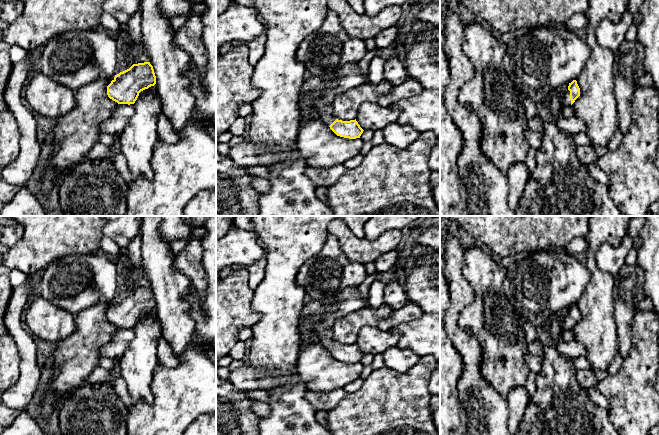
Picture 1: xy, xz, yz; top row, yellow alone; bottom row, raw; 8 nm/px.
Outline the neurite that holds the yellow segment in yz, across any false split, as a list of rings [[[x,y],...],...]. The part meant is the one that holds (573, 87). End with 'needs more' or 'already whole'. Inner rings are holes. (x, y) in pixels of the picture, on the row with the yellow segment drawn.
[[[576,80],[569,83],[568,90],[564,93],[563,97],[556,96],[550,103],[549,109],[552,113],[557,112],[566,106],[572,105],[575,100],[580,96],[580,88]]]; needs more

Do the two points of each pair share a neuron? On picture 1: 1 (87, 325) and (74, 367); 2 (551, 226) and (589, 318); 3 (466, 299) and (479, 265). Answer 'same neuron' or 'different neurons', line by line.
1: same neuron
2: different neurons
3: different neurons

